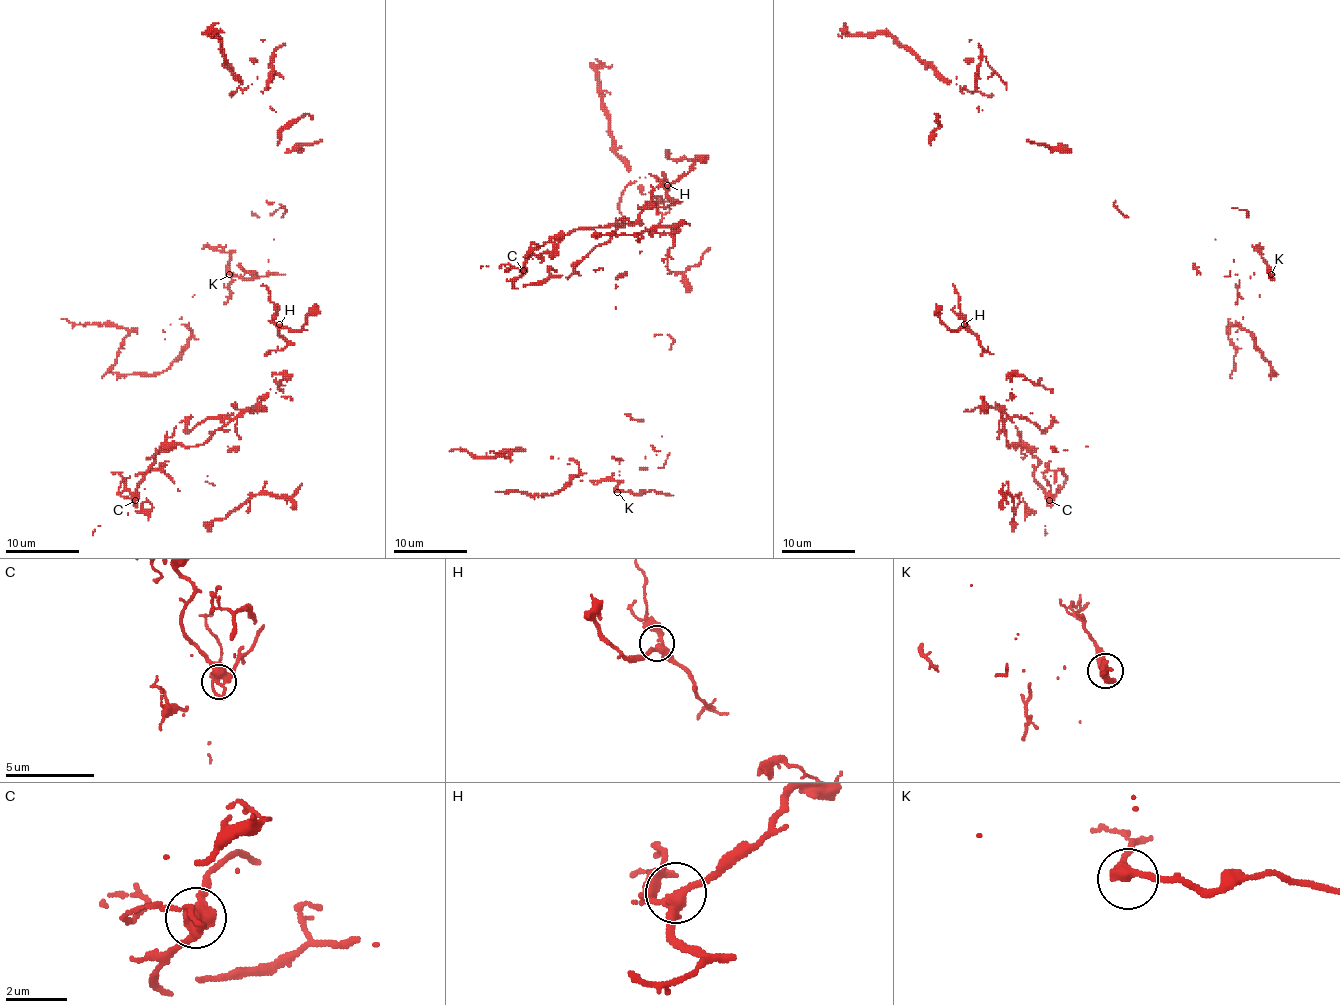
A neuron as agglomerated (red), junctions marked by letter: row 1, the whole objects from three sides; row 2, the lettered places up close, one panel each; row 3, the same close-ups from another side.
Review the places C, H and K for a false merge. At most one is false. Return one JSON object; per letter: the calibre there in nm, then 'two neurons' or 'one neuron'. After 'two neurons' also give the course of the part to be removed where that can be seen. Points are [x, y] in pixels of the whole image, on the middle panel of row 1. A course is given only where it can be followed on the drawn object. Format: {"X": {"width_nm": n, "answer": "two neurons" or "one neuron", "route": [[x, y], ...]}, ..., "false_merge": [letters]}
{"C": {"width_nm": 380, "answer": "one neuron"}, "H": {"width_nm": 280, "answer": "one neuron"}, "K": {"width_nm": 360, "answer": "one neuron"}, "false_merge": []}

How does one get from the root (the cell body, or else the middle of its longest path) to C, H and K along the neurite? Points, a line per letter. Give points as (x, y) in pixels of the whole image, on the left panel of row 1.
C: (161, 452), (154, 455), (154, 465), (137, 487), (135, 500)
H: (161, 452), (170, 444), (202, 444), (268, 393), (272, 376), (268, 352), (287, 345), (279, 324)
K: (161, 452), (133, 494), (126, 480), (152, 470), (161, 470), (179, 491), (207, 481), (228, 452), (229, 274)

